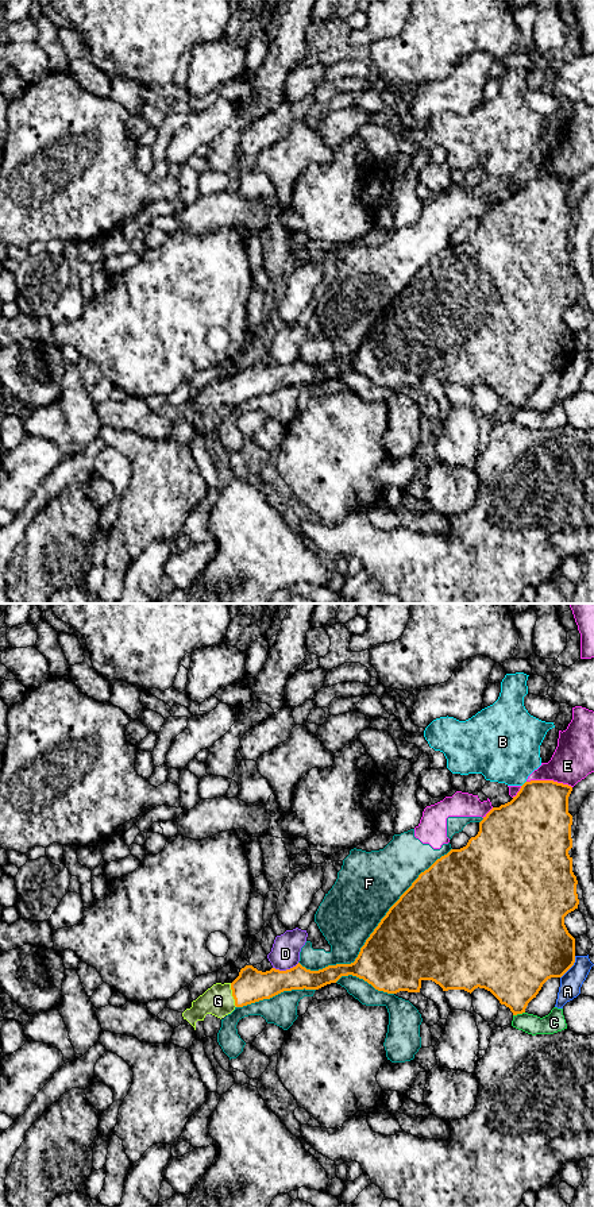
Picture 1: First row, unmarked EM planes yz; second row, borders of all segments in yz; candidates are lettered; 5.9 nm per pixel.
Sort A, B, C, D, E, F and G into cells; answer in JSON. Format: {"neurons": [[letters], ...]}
{"neurons": [["A"], ["B"], ["C"], ["D"], ["E", "F"], ["G"]]}

